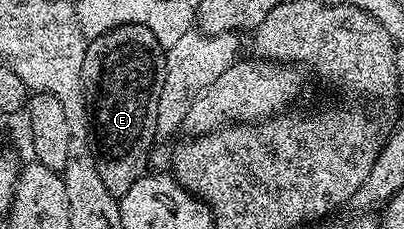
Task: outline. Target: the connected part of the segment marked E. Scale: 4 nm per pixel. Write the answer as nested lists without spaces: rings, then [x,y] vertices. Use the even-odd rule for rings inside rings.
[[[121,25],[103,35],[92,38],[85,46],[85,99],[91,114],[91,129],[95,134],[95,152],[99,179],[107,186],[111,195],[120,198],[140,177],[146,176],[149,165],[149,152],[153,140],[158,140],[157,116],[159,115],[159,95],[165,82],[166,49],[142,25]],[[137,73],[142,77],[141,89],[137,86]]]

